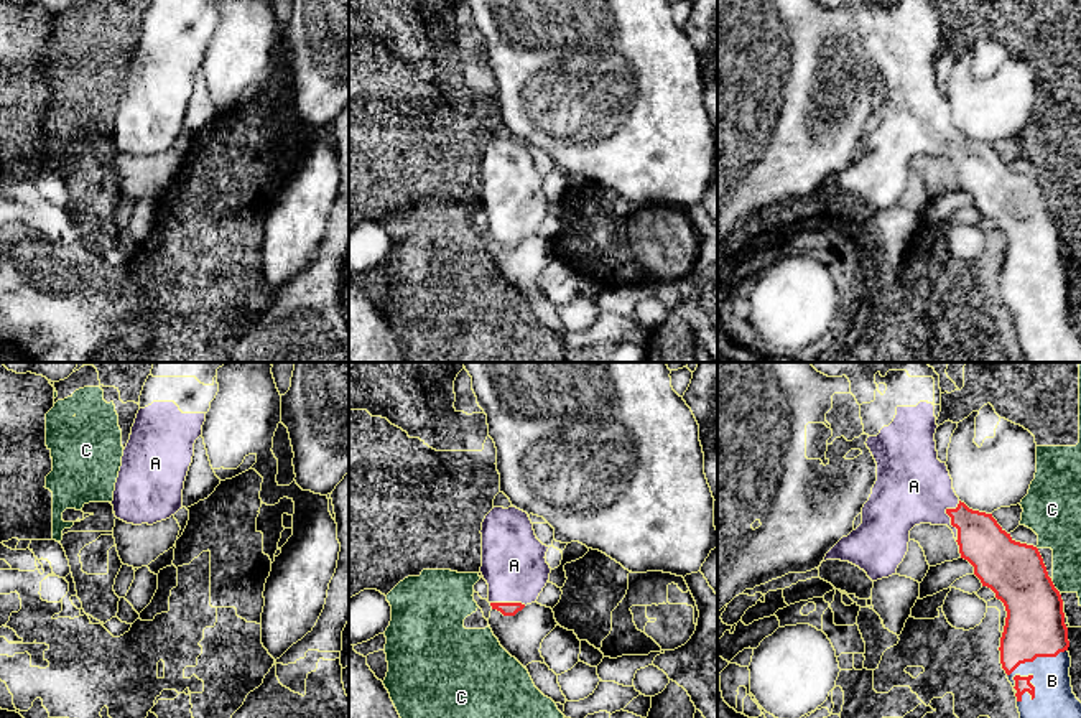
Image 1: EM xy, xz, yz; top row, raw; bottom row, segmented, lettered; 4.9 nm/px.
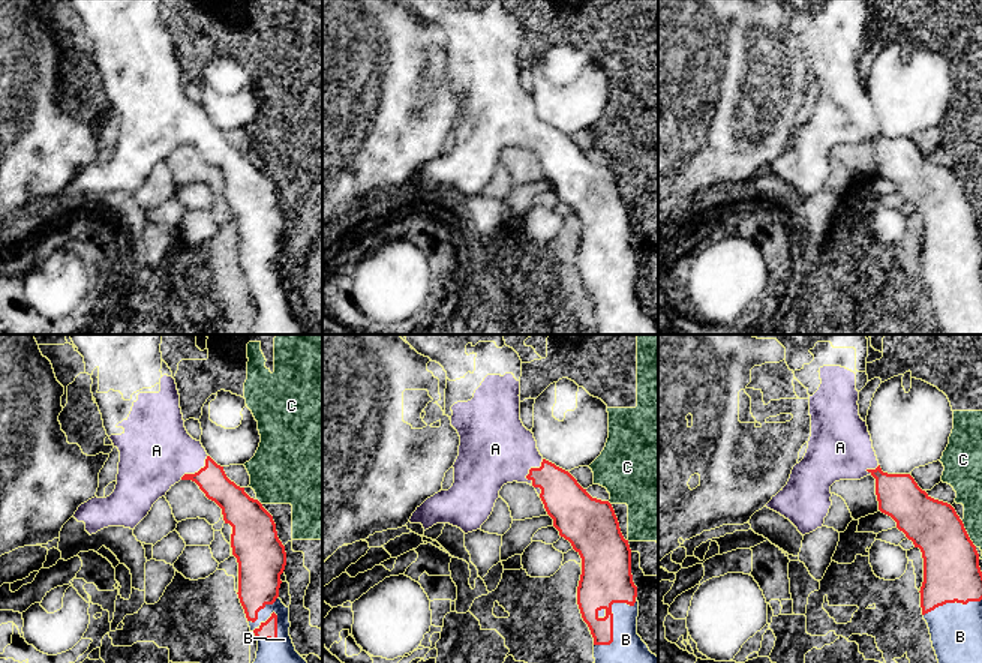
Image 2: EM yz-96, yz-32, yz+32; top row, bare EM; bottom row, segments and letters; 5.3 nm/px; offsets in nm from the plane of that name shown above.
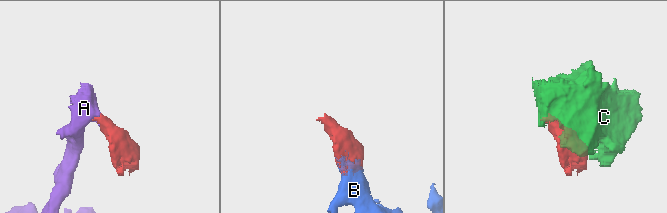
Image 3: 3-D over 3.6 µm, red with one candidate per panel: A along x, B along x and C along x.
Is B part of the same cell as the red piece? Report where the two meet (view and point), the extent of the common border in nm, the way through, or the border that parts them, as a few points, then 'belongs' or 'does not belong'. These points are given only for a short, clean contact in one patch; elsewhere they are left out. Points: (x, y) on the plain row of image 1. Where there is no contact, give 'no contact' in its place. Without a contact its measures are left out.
contact yz (1034, 325); length 160 nm; belongs

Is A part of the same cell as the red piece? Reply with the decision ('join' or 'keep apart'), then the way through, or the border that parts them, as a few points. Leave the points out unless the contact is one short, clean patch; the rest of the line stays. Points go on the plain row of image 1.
join; runs through yz (991, 181), (960, 150), (951, 150), (913, 117)

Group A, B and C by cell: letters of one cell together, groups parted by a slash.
A B / C

